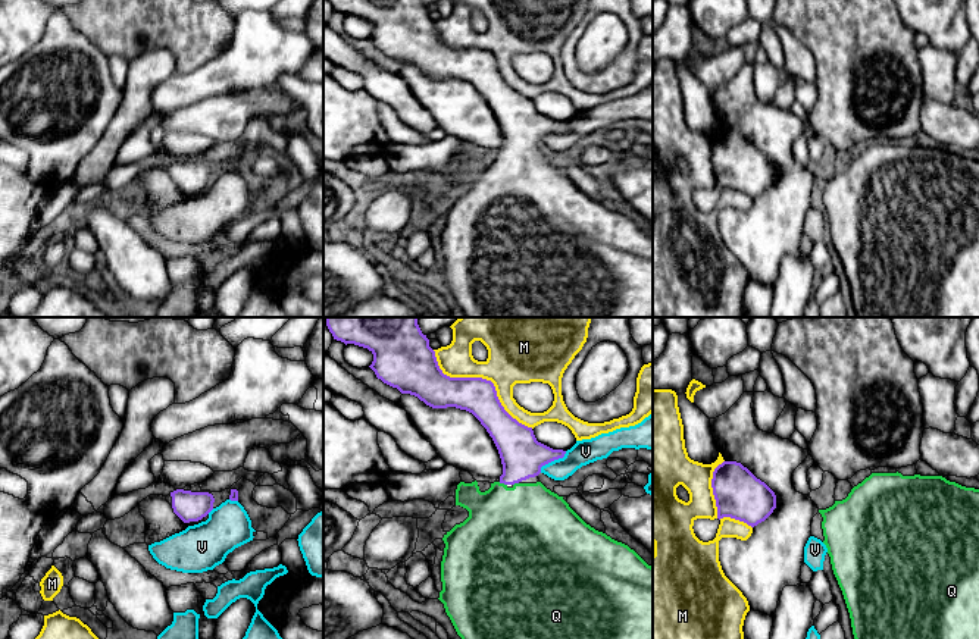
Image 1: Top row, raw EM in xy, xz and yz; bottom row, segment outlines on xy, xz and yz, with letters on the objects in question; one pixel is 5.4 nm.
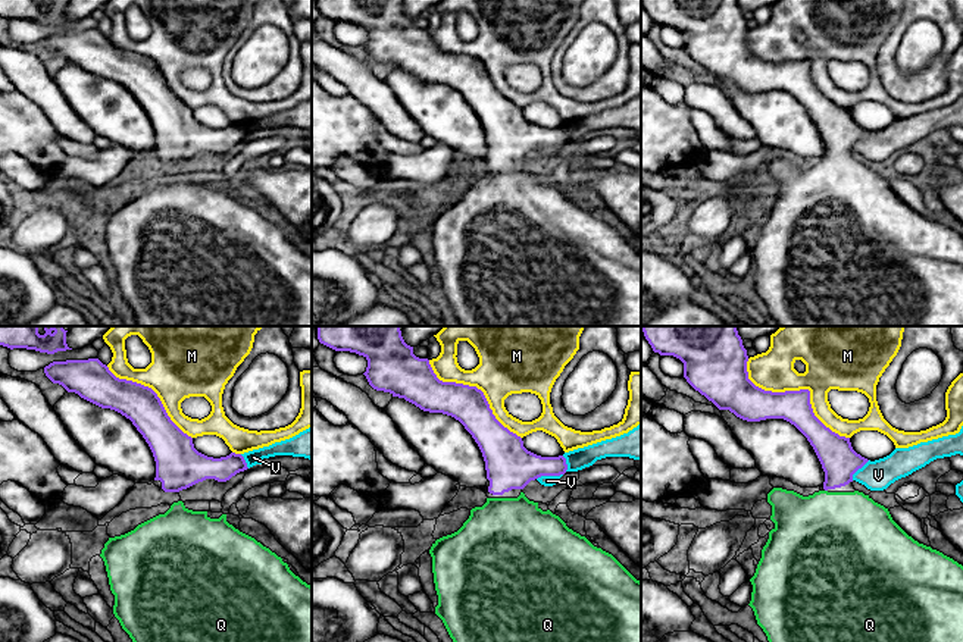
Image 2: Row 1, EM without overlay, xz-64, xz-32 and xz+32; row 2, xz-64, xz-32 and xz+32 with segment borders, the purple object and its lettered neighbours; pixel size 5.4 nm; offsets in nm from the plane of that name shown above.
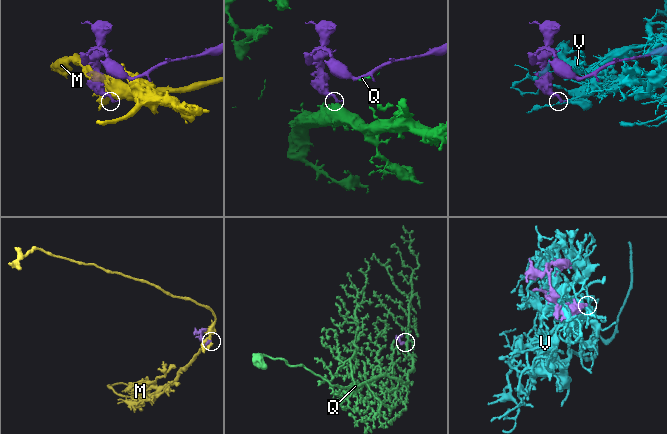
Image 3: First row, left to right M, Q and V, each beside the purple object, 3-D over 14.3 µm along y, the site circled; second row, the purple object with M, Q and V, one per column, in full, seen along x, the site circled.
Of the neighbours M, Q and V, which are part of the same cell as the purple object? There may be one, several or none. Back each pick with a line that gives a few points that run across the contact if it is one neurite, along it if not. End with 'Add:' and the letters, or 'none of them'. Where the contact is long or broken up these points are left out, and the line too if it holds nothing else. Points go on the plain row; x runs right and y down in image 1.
Q: line xz (522, 127), (515, 141), (503, 153), (507, 199)
Add: Q

